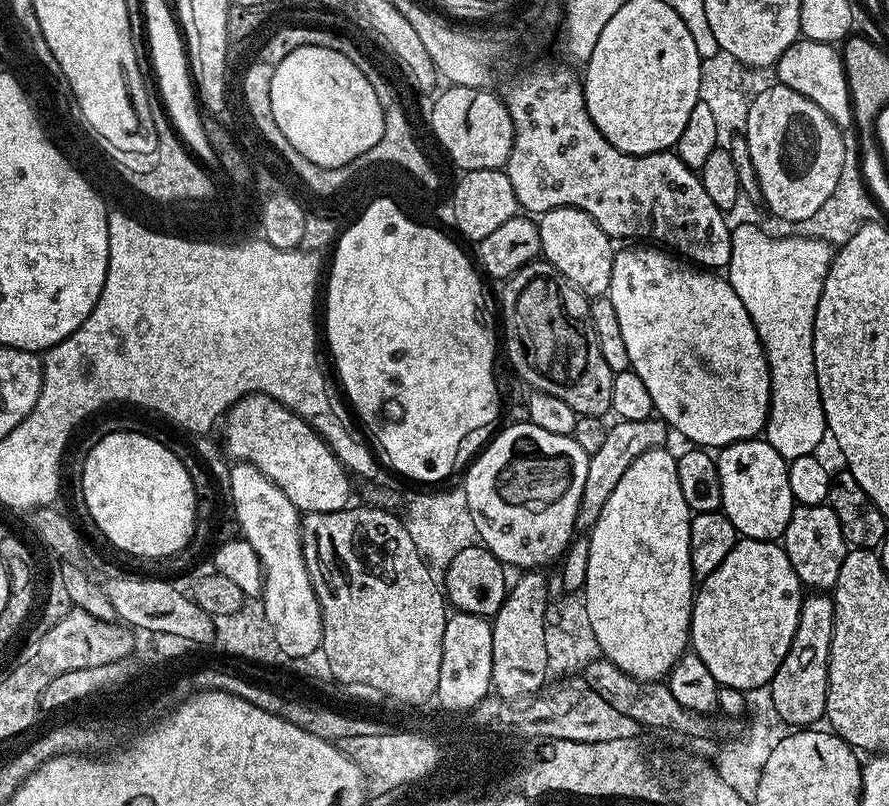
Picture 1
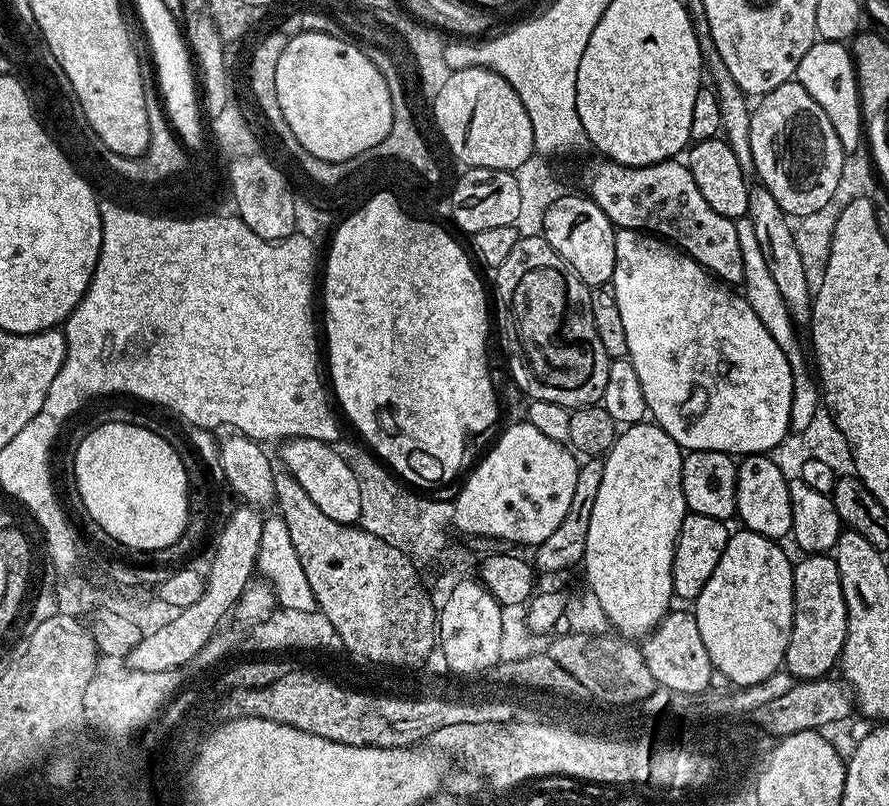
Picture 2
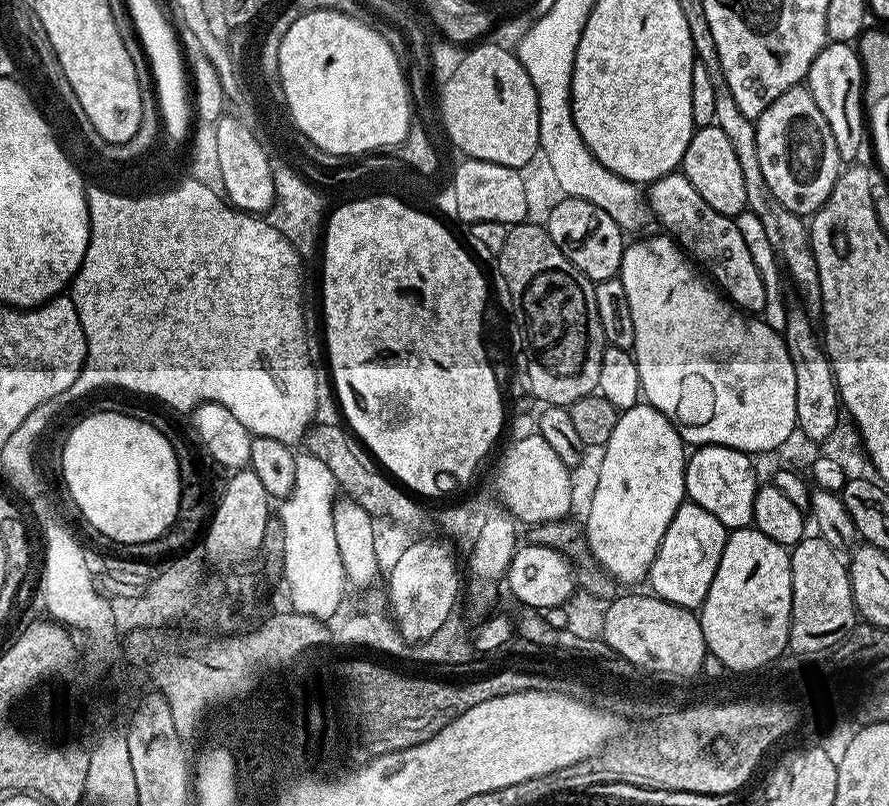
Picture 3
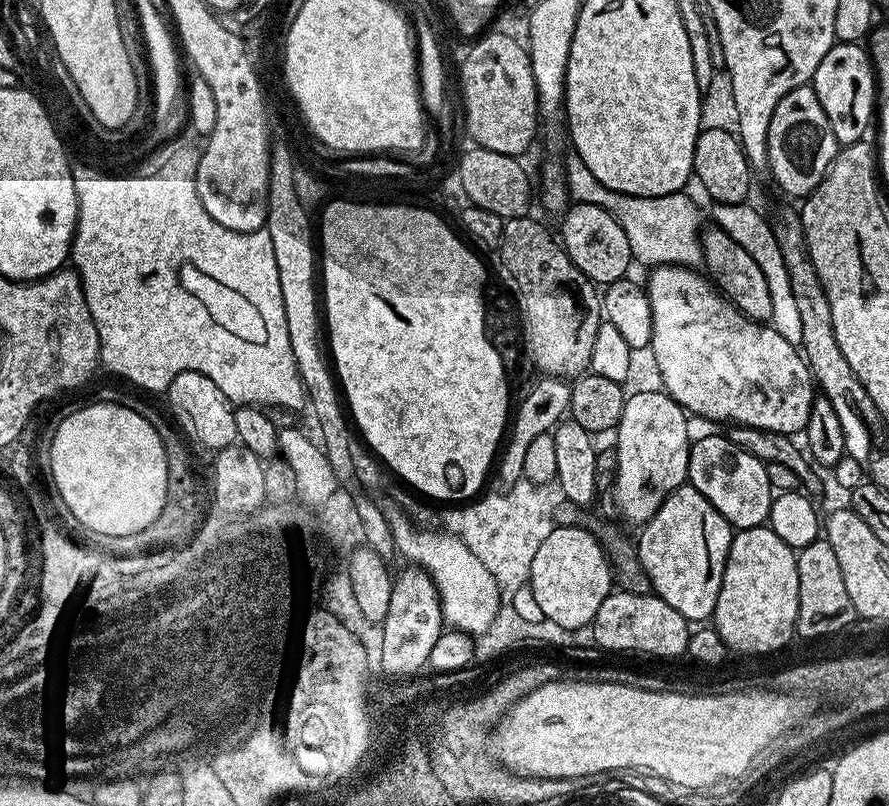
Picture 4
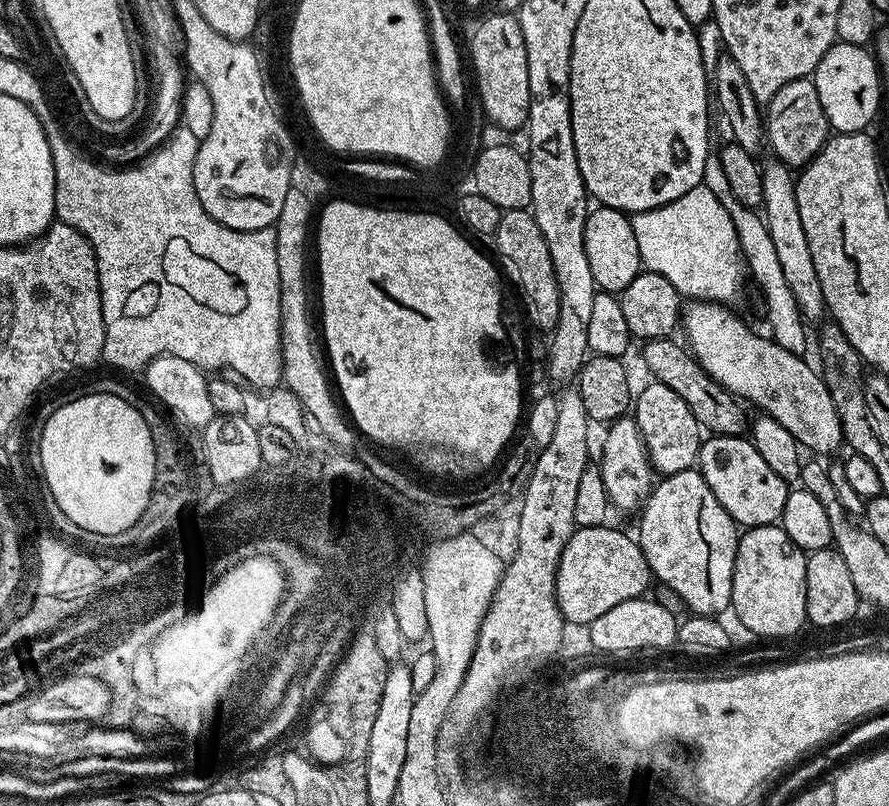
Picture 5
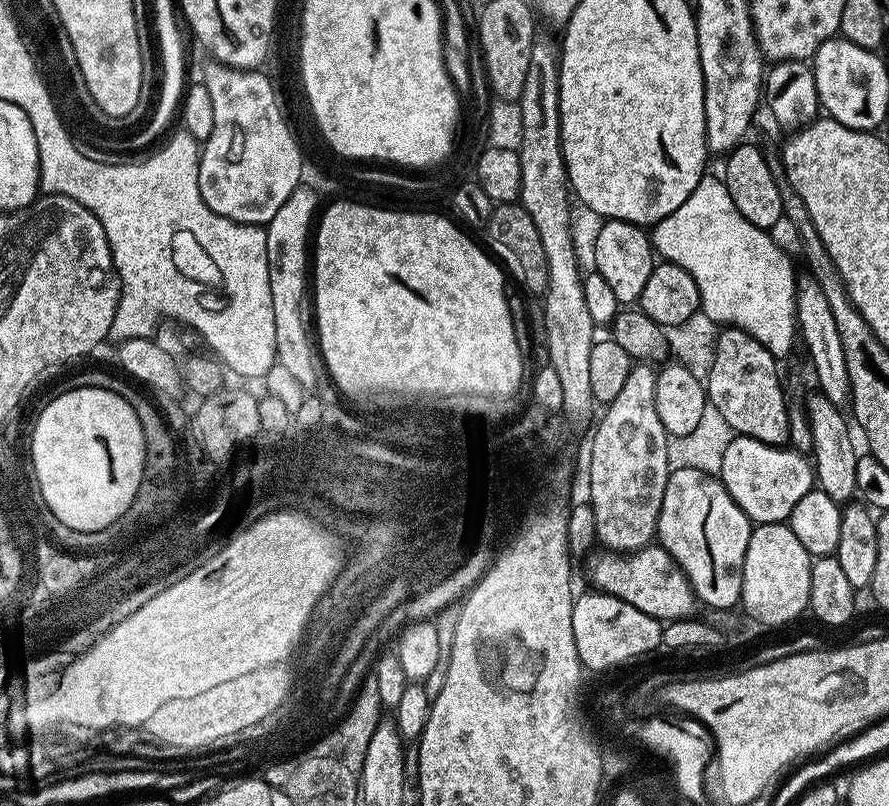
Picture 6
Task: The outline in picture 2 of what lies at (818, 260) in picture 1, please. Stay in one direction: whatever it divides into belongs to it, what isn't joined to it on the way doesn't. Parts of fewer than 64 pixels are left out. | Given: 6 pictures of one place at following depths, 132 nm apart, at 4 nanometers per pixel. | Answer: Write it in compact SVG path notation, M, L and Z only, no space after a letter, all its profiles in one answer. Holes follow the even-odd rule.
M747 218L737 220L736 229L738 230L738 246L742 250L742 266L744 267L743 295L746 297L748 305L754 310L754 314L758 314L762 326L766 326L766 330L770 330L770 338L774 338L774 342L778 342L778 346L782 346L782 354L786 354L792 367L794 398L790 402L790 422L792 423L791 431L799 434L805 432L812 425L817 412L821 411L822 393L809 365L808 368L804 365L804 352L800 349L799 338L796 337L798 328L793 323L791 314L788 313L787 306L784 305L782 294L778 292L778 288L766 268L750 220Z

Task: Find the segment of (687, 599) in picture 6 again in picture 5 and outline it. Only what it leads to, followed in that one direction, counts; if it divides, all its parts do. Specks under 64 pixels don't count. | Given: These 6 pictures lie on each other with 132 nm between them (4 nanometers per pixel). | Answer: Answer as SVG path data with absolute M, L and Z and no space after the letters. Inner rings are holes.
M577 527L562 550L556 571L556 604L569 625L591 625L606 610L614 610L614 606L627 600L641 599L653 583L652 569L639 543L626 533L608 527Z

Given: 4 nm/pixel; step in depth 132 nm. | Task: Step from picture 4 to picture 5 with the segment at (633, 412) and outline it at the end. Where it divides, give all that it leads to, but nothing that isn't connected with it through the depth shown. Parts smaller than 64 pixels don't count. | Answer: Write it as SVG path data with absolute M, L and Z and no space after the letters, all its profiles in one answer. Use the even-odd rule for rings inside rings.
M648 382L641 392L639 389L634 400L634 419L648 450L648 459L657 473L681 472L697 463L702 443L701 426L694 414L690 414L690 406L686 406L670 386Z

